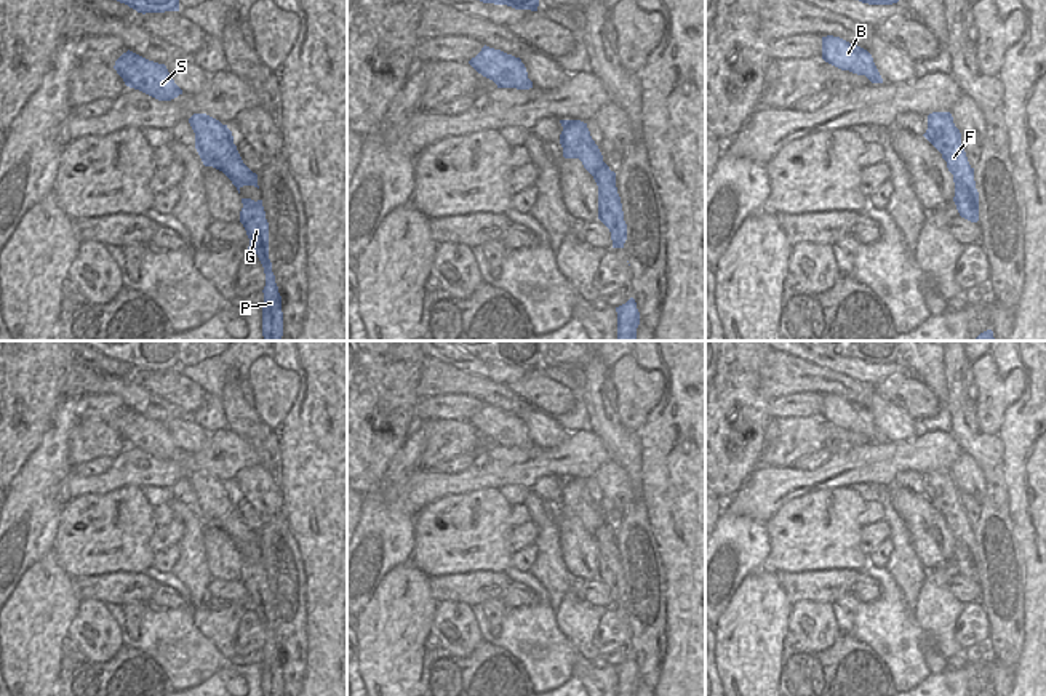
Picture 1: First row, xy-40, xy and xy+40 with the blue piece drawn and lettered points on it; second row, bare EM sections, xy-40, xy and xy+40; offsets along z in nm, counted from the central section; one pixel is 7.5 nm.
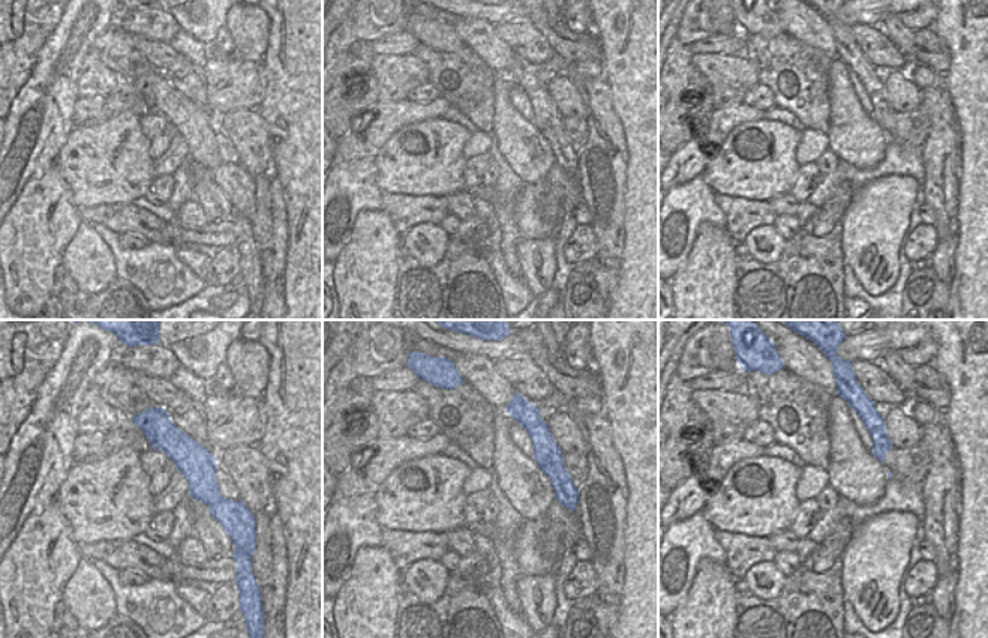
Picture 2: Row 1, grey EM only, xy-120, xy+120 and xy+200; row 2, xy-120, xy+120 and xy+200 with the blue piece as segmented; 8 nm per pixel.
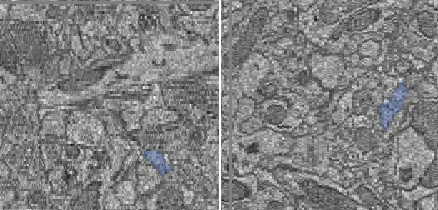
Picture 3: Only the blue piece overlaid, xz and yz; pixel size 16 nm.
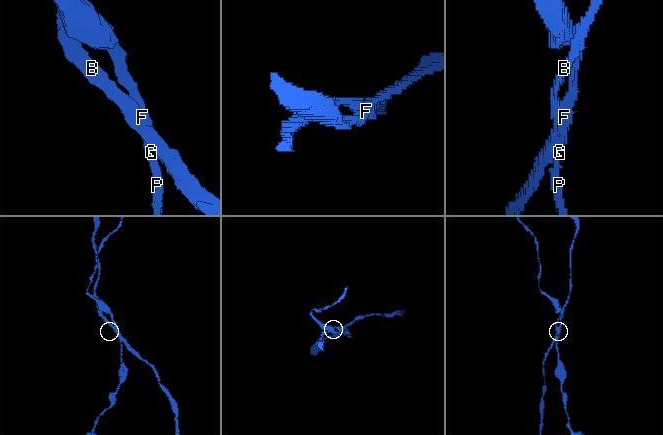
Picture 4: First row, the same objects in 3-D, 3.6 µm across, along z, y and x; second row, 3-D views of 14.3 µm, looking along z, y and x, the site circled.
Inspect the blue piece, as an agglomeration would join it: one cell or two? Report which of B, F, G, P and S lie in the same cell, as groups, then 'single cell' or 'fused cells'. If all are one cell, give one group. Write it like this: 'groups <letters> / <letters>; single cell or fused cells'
groups B S / F G P; fused cells

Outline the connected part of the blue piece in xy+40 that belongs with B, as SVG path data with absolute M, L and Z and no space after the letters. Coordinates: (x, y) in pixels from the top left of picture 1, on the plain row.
M822 395L822 418L841 429L865 434L872 442L883 442L872 413L840 395Z

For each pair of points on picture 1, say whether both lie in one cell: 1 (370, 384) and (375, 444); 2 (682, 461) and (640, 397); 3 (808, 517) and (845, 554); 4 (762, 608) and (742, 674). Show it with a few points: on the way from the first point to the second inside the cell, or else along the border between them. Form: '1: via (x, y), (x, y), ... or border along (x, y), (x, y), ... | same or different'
1: via (370, 399), (370, 410), (363, 416), (363, 429) | same
2: border along (659, 373), (664, 391), (637, 431) | different
3: via (818, 527), (835, 544) | same
4: via (754, 624), (749, 636), (749, 658) | same

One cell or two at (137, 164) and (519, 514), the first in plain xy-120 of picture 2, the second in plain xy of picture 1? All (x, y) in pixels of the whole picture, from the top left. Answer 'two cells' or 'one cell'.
two cells

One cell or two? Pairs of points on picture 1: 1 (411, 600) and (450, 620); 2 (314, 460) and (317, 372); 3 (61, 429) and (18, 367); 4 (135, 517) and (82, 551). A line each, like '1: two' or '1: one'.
1: two
2: one
3: two
4: one

